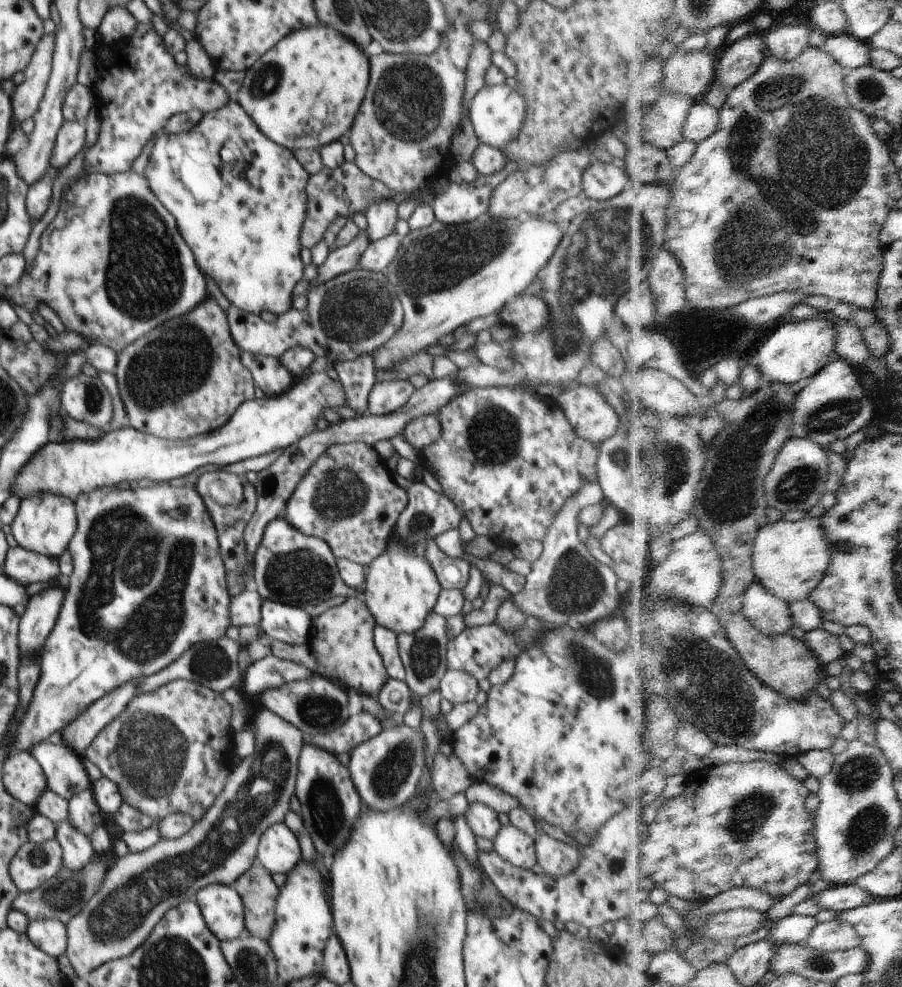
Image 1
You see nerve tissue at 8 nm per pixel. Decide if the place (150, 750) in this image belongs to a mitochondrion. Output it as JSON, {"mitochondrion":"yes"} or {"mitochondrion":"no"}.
{"mitochondrion":"yes"}

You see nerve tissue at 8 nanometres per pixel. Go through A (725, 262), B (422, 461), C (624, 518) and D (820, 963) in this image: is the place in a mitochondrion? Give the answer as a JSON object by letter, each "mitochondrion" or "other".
{"A":"mitochondrion","B":"other","C":"other","D":"mitochondrion"}

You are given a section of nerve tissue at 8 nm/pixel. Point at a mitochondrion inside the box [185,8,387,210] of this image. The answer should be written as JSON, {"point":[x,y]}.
{"point":[265,83]}

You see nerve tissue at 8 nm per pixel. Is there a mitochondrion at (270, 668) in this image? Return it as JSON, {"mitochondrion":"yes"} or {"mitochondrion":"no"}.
{"mitochondrion":"no"}

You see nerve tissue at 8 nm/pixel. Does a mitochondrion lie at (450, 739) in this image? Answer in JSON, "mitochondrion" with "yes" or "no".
{"mitochondrion":"no"}

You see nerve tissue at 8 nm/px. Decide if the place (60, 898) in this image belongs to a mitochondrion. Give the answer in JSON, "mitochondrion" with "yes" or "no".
{"mitochondrion":"yes"}

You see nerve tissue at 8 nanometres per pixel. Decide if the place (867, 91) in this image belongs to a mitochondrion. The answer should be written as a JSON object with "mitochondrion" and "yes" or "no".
{"mitochondrion":"yes"}

